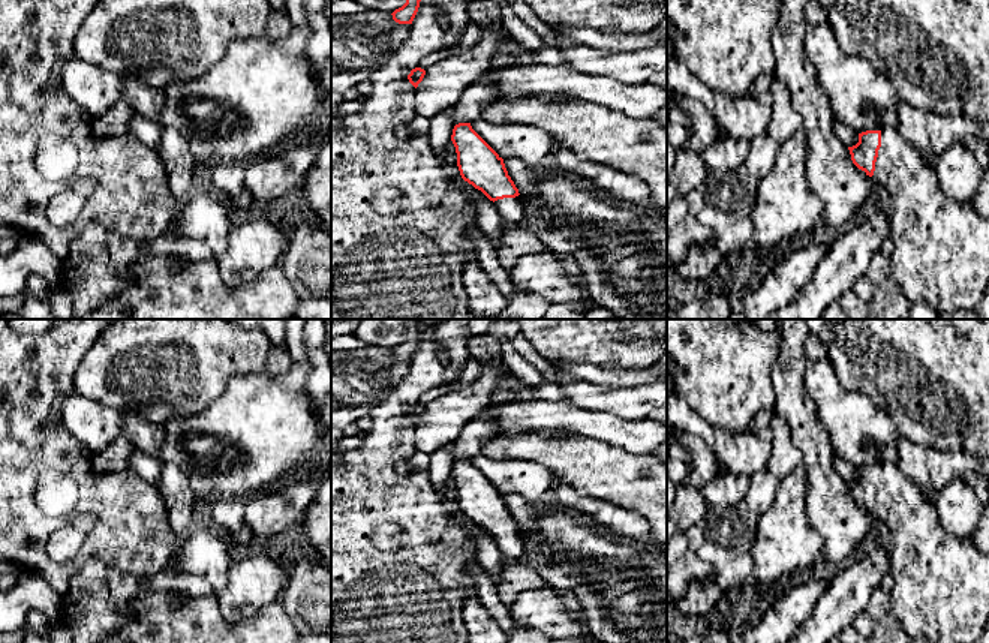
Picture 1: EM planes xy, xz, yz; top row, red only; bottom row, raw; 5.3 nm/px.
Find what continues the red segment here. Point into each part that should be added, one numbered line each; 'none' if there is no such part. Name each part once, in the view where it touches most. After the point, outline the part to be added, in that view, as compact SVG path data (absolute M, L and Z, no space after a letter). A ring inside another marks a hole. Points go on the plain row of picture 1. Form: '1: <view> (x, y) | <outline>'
1: yz (941, 585) | M896 465L881 466L872 513L892 532L889 573L895 586L890 606L908 639L976 643L989 622L989 556L949 534L931 501Z

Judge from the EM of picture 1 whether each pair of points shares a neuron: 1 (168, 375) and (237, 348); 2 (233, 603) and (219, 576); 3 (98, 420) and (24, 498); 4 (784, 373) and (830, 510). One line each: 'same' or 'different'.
1: same
2: different
3: different
4: same

